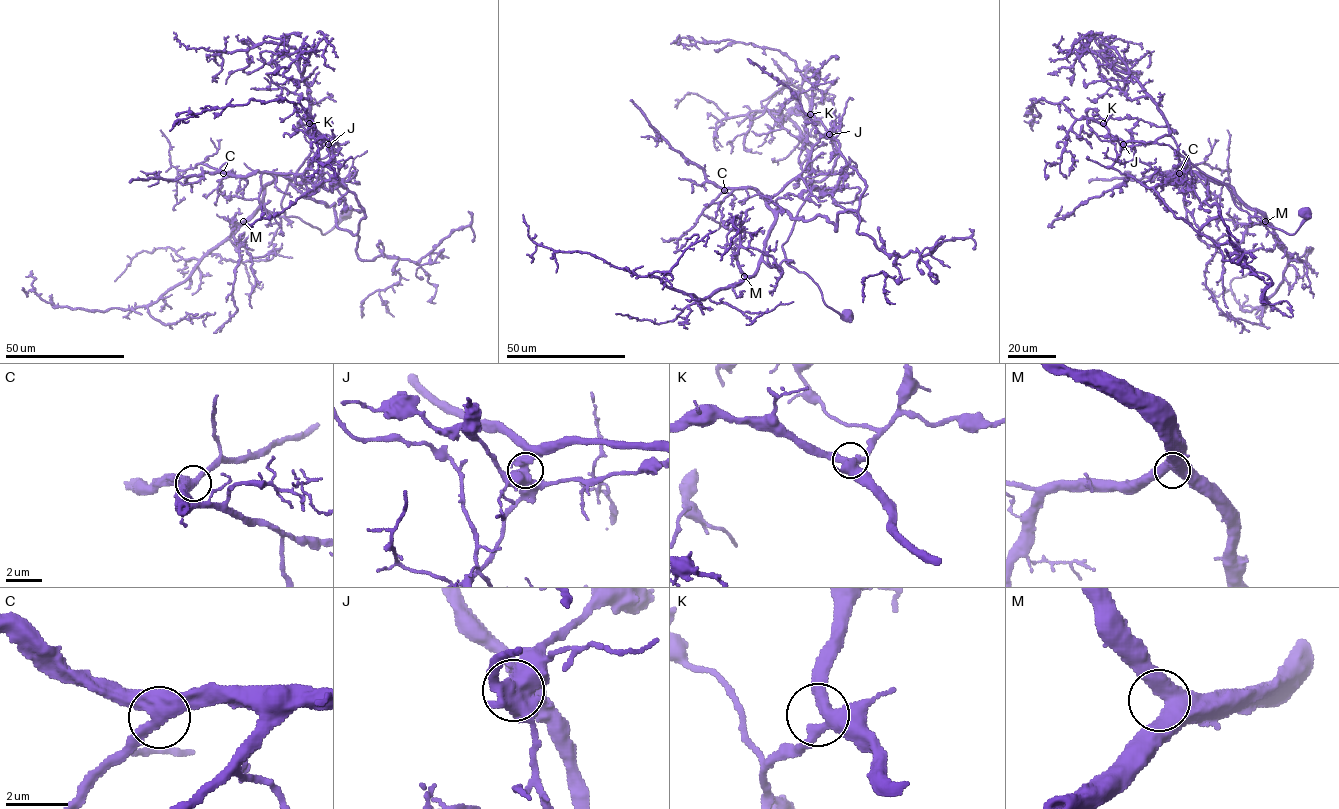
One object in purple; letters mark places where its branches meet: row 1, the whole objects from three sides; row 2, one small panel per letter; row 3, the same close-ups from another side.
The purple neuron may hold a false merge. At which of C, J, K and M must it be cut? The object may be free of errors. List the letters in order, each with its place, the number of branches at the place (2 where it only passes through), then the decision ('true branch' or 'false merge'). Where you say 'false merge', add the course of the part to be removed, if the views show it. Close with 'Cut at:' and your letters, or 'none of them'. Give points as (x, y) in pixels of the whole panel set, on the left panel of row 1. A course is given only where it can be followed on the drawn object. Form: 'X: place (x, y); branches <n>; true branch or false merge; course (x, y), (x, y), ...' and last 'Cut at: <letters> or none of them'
C: place (223, 173); branches 3; true branch
J: place (328, 144); branches 3; false merge; course (328, 144), (336, 143), (309, 132), (308, 83), (295, 49), (266, 42), (226, 52), (186, 48), (173, 32)
K: place (309, 123); branches 3; true branch
M: place (243, 221); branches 3; true branch
Cut at: J

